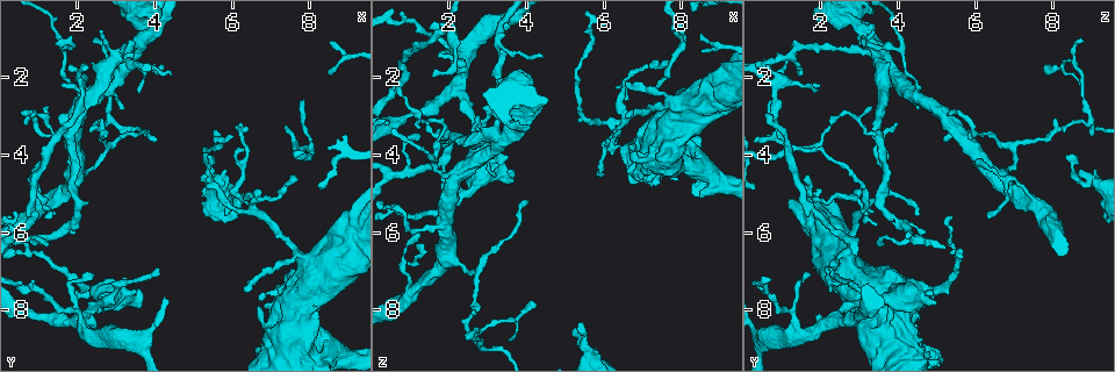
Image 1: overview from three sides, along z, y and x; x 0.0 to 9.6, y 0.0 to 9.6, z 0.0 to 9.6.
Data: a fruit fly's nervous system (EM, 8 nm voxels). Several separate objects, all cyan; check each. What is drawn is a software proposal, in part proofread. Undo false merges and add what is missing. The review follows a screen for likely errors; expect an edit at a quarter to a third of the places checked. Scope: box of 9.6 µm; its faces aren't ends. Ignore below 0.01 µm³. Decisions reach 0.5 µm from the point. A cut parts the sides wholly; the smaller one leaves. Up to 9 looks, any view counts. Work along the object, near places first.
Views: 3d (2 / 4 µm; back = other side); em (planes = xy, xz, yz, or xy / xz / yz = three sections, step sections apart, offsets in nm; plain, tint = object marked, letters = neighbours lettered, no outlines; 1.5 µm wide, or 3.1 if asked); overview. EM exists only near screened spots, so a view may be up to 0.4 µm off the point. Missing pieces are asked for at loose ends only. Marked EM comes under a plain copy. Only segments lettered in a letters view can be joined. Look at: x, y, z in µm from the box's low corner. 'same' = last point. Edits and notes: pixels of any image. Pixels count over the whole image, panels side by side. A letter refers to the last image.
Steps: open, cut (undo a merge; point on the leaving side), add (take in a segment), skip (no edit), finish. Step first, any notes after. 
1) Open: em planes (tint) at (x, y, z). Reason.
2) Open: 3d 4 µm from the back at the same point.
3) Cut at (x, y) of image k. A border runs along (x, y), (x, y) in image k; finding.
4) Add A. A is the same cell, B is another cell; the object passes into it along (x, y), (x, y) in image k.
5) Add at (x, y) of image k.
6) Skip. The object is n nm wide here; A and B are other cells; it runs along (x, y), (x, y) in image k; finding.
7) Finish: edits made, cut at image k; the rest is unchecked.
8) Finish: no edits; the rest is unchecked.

Open: 3d 2 µm at (1.20, 5.55, 6.30). Tapers out.

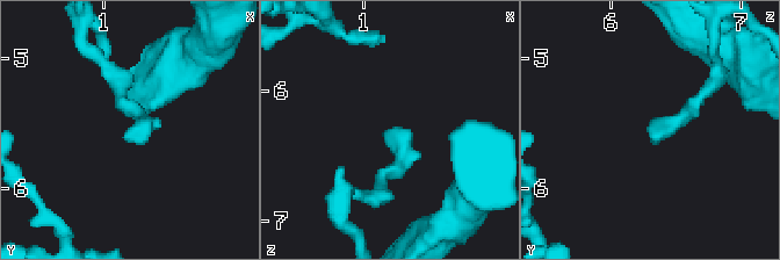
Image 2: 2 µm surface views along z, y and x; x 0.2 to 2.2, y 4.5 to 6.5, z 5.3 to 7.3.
Open: em xy step 4 (letters) at (1.16, 5.54, 6.32). Shape alone is not enough.

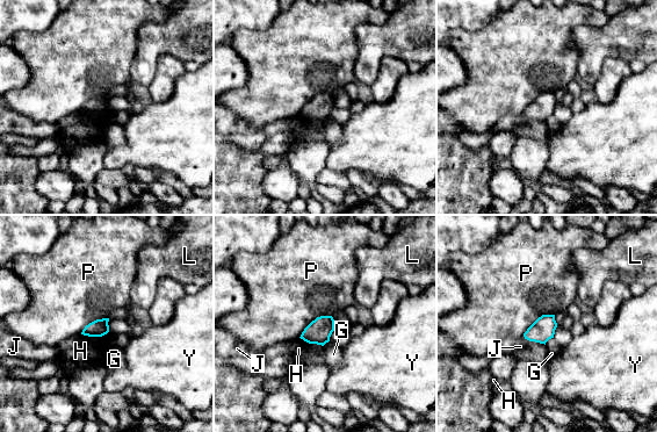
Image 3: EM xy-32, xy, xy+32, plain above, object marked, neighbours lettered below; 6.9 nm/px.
Skip. G, H, J, L, P and Y are other cells; none of them fits.

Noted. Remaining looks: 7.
Open: em yz step 4 (tint) at (2.45, 1.05, 8.75). Thin end.

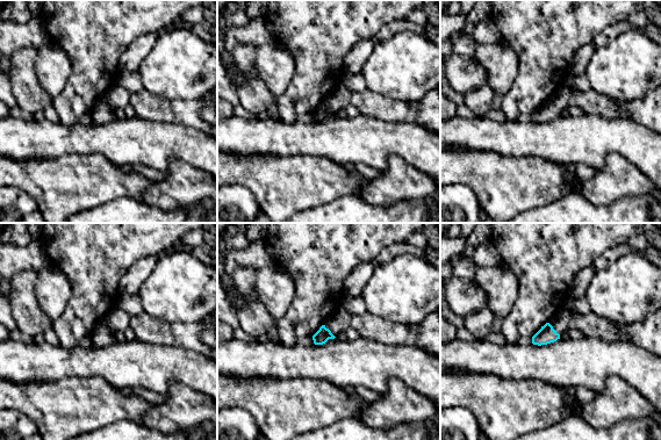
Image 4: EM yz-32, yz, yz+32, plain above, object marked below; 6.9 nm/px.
Open: em planes (letters) at the same point. Cut it another way.

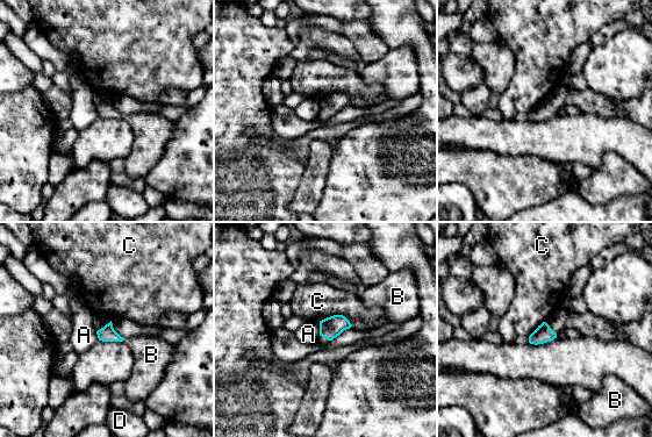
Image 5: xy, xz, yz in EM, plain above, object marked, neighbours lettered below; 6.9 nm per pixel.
Skip. A, B, C and D are other cells; a border runs along (319, 322), (320, 335) in image 5; no lettered segment goes on from it.

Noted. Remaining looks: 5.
Open: 3d 4 µm at (5.40, 4.60, 8.80). Calibre changes.

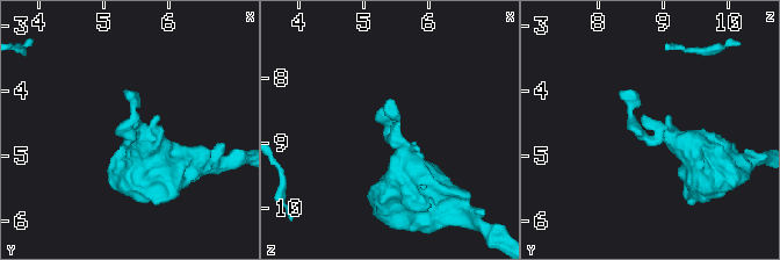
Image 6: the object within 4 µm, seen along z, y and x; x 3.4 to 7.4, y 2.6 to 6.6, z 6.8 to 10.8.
Open: em xz step 8 (tint) at (5.40, 4.55, 8.80).

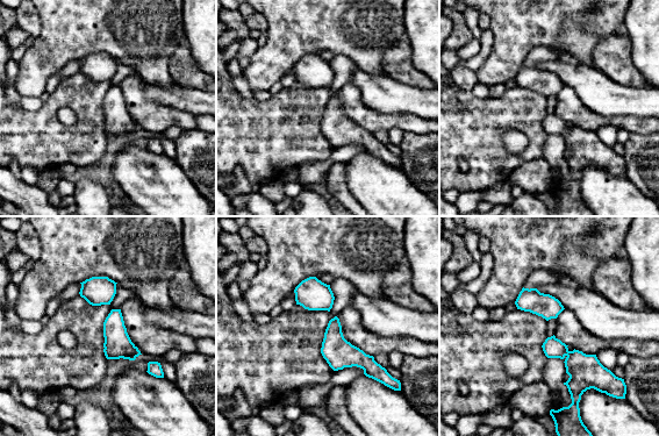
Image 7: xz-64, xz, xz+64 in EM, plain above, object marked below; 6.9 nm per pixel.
Open: em planes (letters) at the same point. Another direction.

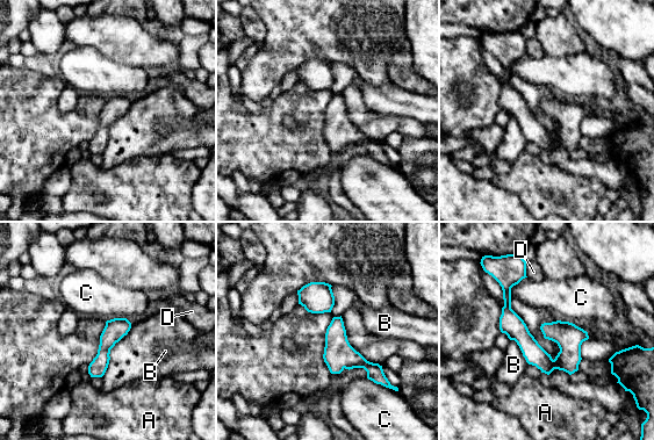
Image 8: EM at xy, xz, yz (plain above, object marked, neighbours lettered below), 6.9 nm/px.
Skip. The longest contact is with B, 220 nm; A, B, C and D are other cells; a border runs along (526, 276), (511, 288), (510, 298) in image 8; continuous, no second cell.

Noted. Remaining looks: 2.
Open: 3d 2 µm at (1.50, 2.15, 2.00). Free end.

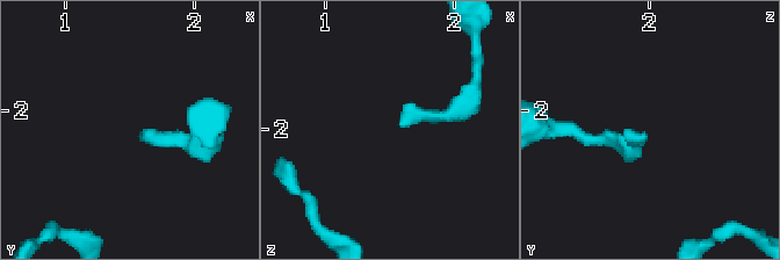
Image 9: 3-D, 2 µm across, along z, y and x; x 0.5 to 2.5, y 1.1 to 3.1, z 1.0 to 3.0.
Open: em planes (letters) at (1.56, 2.18, 1.94). Now the EM.

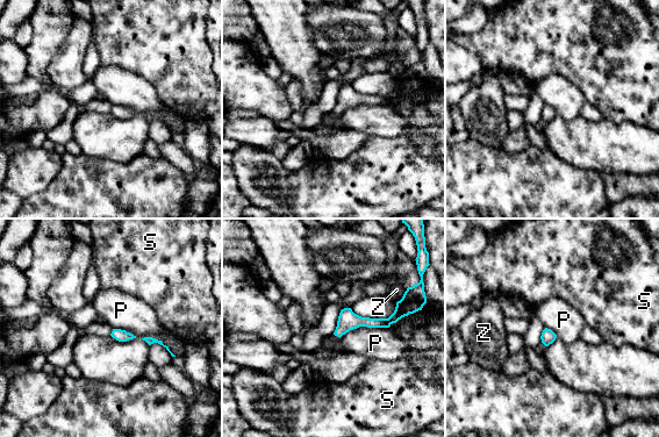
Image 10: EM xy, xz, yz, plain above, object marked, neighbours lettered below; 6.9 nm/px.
Skip. The object is 80 nm wide here; the longest contact is with P, 360 nm; P, S and Z are other cells; none of them fits.

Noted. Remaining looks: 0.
Finish: no edits; the rest is unchecked.

